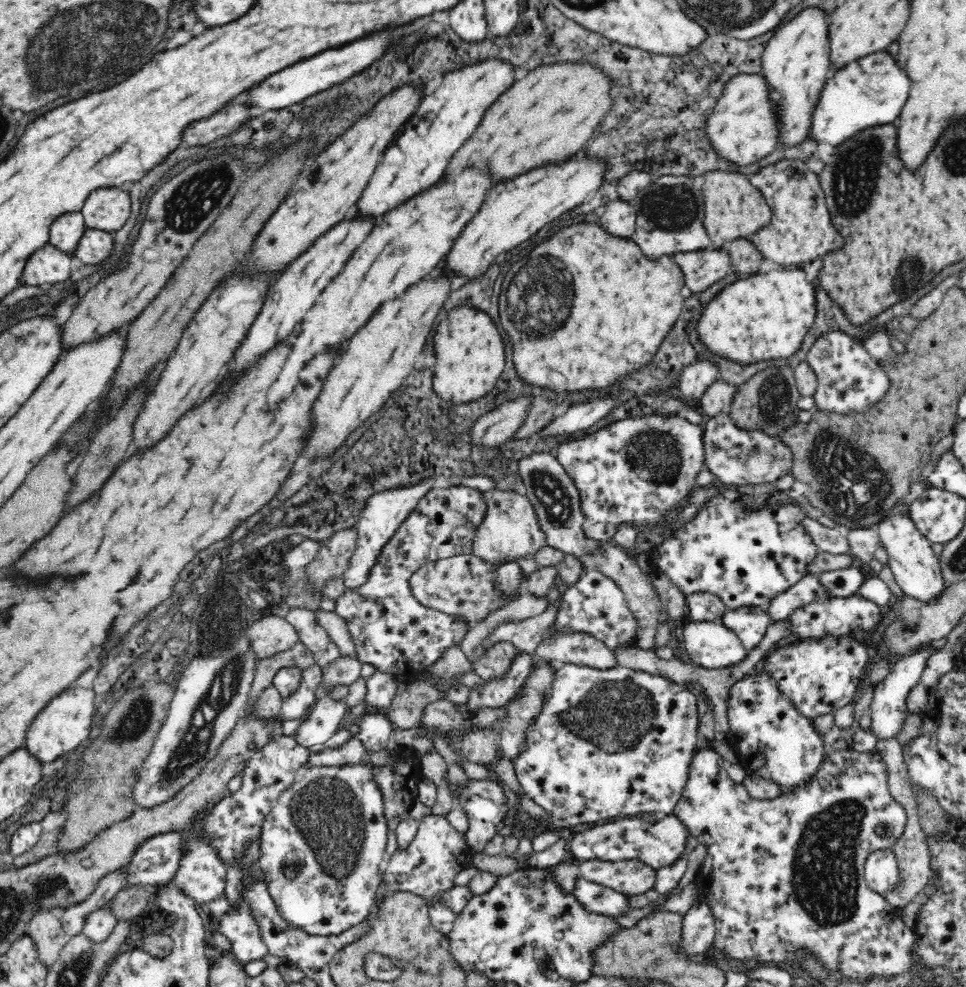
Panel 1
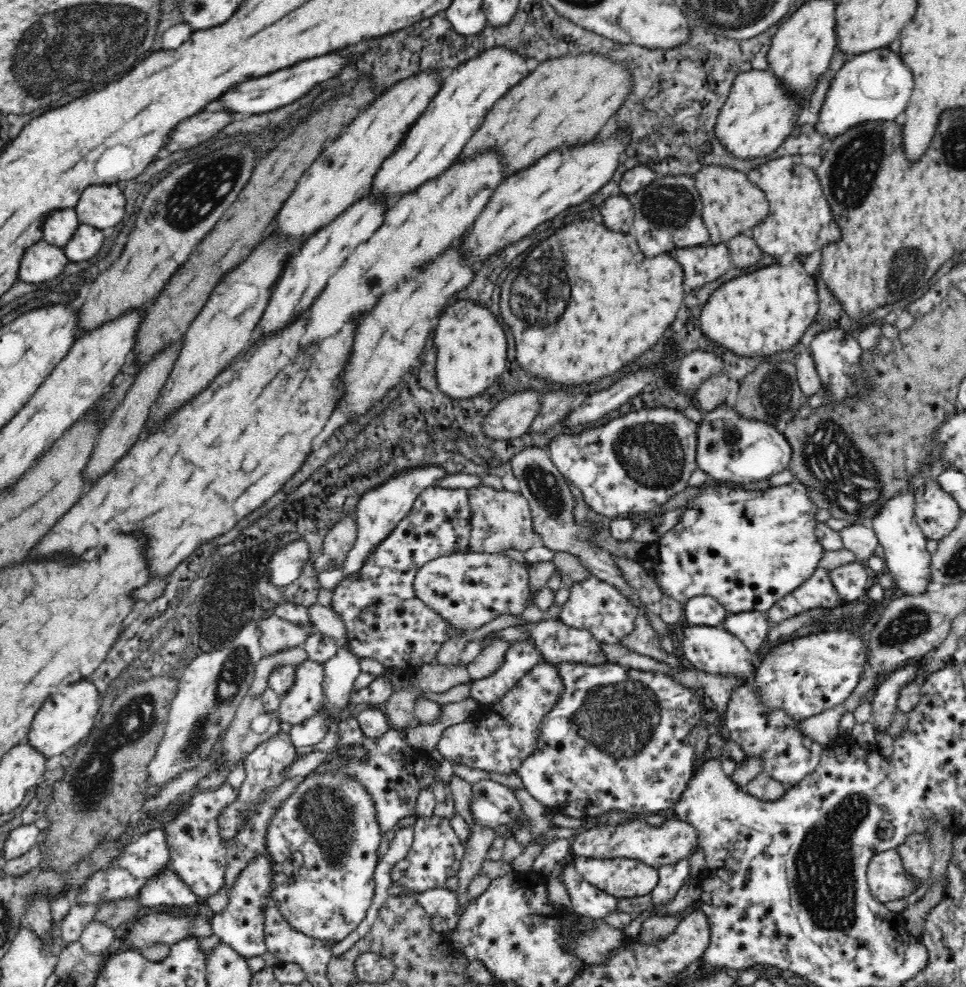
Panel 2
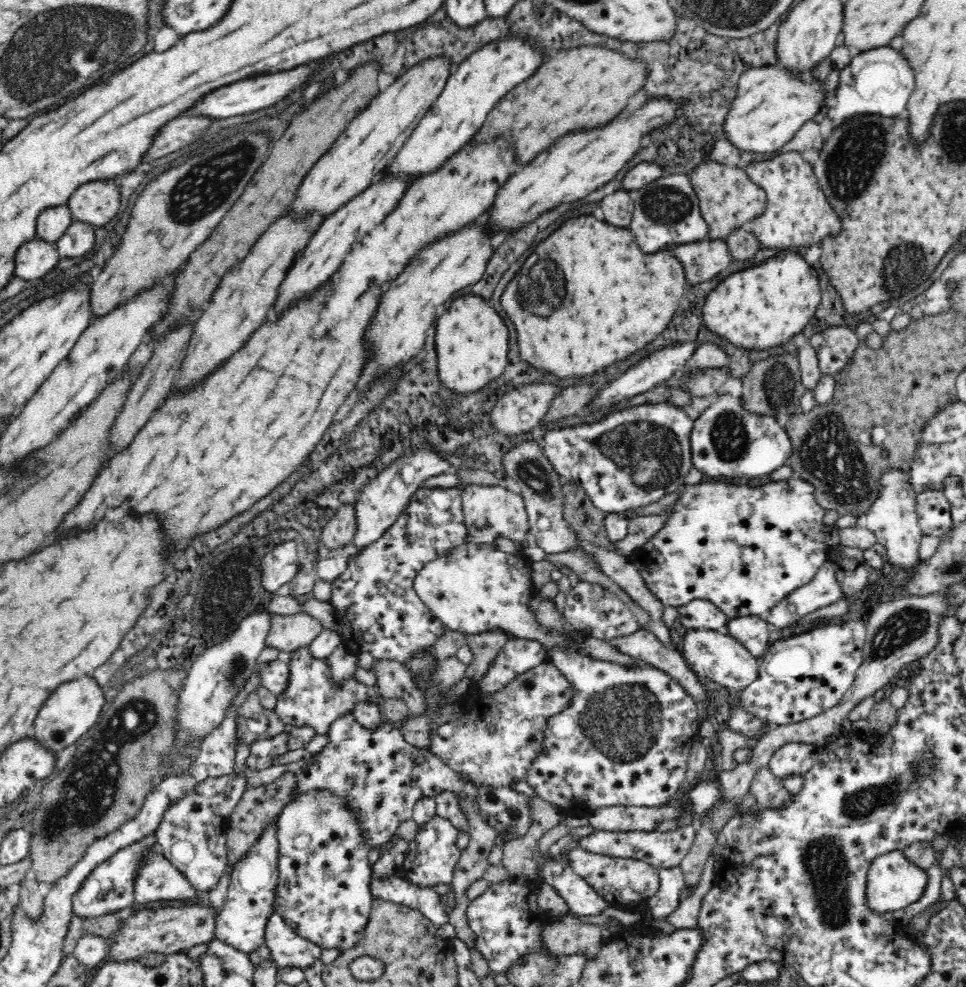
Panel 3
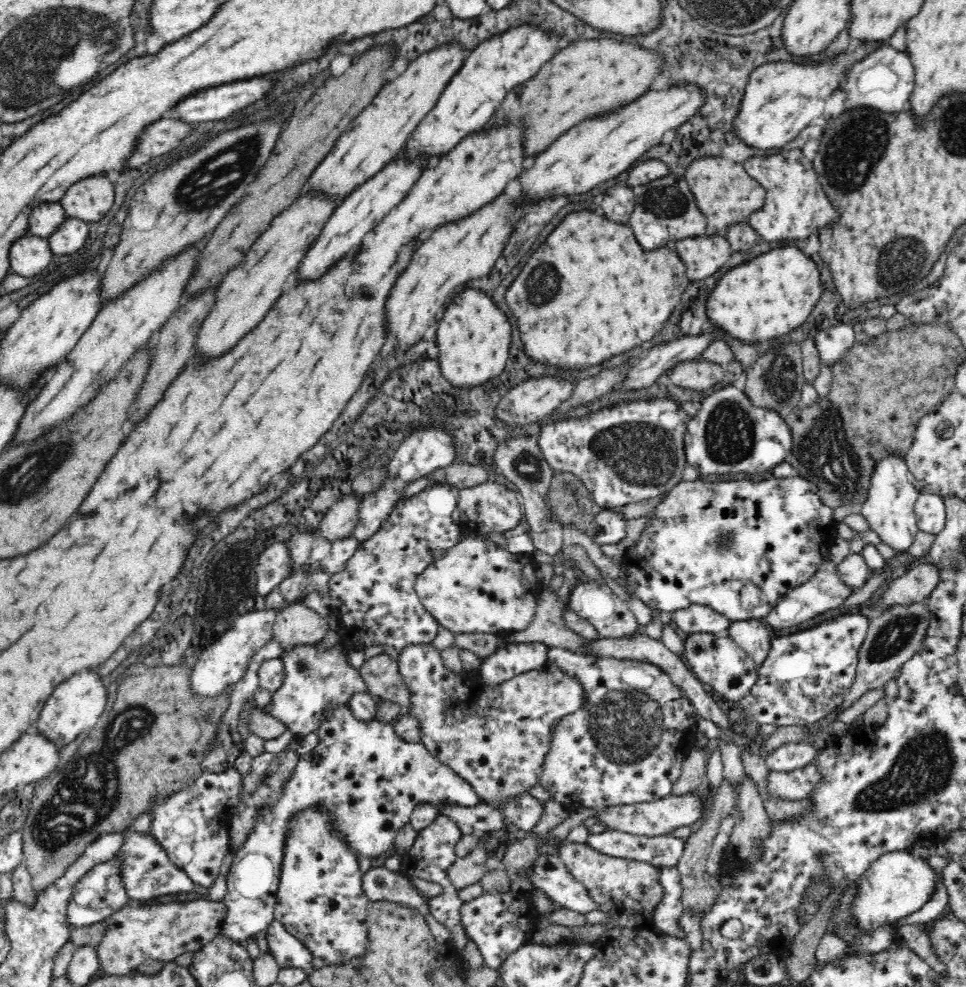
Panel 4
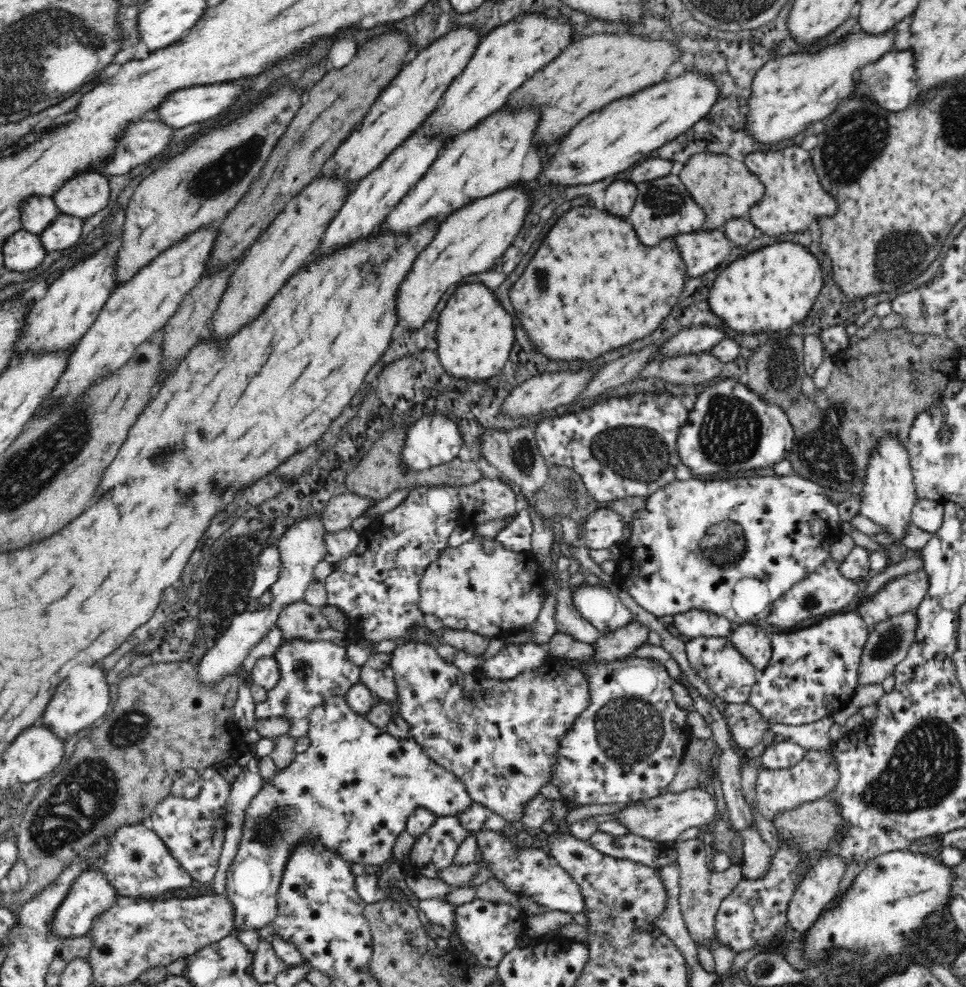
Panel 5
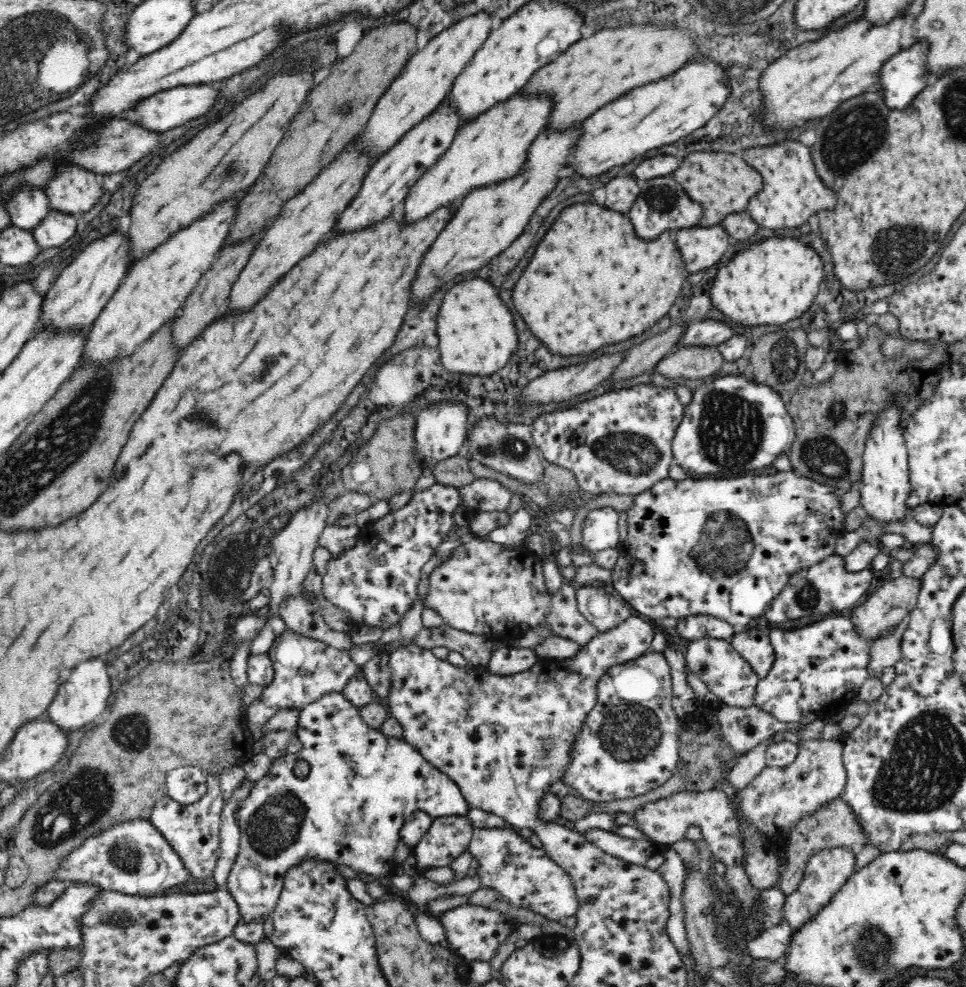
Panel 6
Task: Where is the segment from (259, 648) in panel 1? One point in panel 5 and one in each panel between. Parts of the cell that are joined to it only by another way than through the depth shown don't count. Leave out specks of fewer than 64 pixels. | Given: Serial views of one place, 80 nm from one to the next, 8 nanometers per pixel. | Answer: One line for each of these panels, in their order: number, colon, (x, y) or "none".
2: (278, 635)
3: (288, 633)
4: (296, 625)
5: (301, 620)

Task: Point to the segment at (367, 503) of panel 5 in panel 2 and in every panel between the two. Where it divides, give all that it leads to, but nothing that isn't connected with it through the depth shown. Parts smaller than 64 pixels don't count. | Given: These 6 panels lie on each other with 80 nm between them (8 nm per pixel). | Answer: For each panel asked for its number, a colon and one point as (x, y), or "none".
2: (340, 539)
3: (341, 528)
4: (342, 516)

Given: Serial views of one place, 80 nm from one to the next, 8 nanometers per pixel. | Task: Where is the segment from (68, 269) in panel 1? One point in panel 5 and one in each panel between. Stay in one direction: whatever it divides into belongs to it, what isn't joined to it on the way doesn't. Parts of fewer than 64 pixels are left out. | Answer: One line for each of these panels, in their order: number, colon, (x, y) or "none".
2: (42, 261)
3: (34, 258)
4: (30, 254)
5: (23, 251)

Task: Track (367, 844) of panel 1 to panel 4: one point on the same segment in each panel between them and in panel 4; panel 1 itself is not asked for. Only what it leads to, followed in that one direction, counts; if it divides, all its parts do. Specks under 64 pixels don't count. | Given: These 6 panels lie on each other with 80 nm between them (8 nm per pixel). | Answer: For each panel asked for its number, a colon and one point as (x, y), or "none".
2: (322, 840)
3: (323, 894)
4: (320, 901)

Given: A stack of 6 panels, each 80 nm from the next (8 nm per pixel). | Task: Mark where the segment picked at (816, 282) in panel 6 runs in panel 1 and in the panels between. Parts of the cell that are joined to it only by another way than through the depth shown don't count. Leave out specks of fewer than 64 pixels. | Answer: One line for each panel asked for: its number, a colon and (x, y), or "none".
1: (764, 317)
2: (765, 312)
3: (782, 296)
4: (767, 297)
5: (770, 289)

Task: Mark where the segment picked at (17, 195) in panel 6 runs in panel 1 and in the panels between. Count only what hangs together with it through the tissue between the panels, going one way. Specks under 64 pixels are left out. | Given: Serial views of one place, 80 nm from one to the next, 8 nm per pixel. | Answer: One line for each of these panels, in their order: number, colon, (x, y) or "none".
1: (65, 231)
2: (58, 226)
3: (51, 223)
4: (44, 218)
5: (36, 213)

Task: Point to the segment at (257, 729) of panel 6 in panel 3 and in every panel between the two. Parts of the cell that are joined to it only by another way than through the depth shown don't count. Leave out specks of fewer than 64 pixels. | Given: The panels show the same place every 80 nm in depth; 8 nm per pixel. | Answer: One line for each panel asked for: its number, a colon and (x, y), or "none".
3: (312, 698)
4: (316, 679)
5: (310, 671)

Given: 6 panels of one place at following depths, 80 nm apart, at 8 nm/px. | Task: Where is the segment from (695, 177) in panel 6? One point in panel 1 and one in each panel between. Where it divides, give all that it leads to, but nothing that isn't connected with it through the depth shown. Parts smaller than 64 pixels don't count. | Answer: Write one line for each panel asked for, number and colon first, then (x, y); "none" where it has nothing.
1: (735, 208)
2: (733, 204)
3: (728, 198)
4: (724, 191)
5: (725, 188)

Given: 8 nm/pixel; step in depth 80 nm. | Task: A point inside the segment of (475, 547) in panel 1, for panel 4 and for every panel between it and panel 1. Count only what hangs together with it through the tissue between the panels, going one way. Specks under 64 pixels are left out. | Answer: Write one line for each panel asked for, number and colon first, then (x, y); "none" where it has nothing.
2: (499, 519)
3: (490, 512)
4: (489, 506)

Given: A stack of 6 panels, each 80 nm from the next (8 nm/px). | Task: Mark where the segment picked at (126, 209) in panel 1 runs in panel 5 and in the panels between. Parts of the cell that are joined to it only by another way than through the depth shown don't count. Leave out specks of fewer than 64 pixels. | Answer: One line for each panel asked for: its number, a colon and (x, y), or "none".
2: (102, 206)
3: (96, 203)
4: (88, 200)
5: (82, 196)

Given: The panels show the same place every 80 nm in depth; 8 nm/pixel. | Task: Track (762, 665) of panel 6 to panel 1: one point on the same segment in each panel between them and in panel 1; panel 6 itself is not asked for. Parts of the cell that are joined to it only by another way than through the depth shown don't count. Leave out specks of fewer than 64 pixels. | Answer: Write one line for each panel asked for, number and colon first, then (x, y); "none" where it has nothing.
1: (750, 624)
2: (752, 628)
3: (753, 632)
4: (753, 636)
5: (752, 640)

